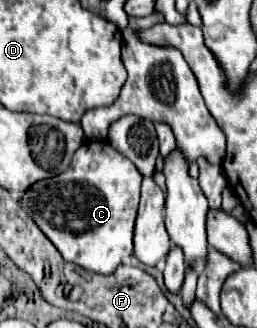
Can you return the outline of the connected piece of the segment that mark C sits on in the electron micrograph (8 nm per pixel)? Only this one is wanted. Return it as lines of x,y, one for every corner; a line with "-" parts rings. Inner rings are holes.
85,141
73,155
71,165
61,175
37,181
21,195
21,207
45,233
45,237
59,249
65,261
81,265
87,271
109,275
125,257
133,253
133,225
139,205
141,173
127,157
111,147
109,141

